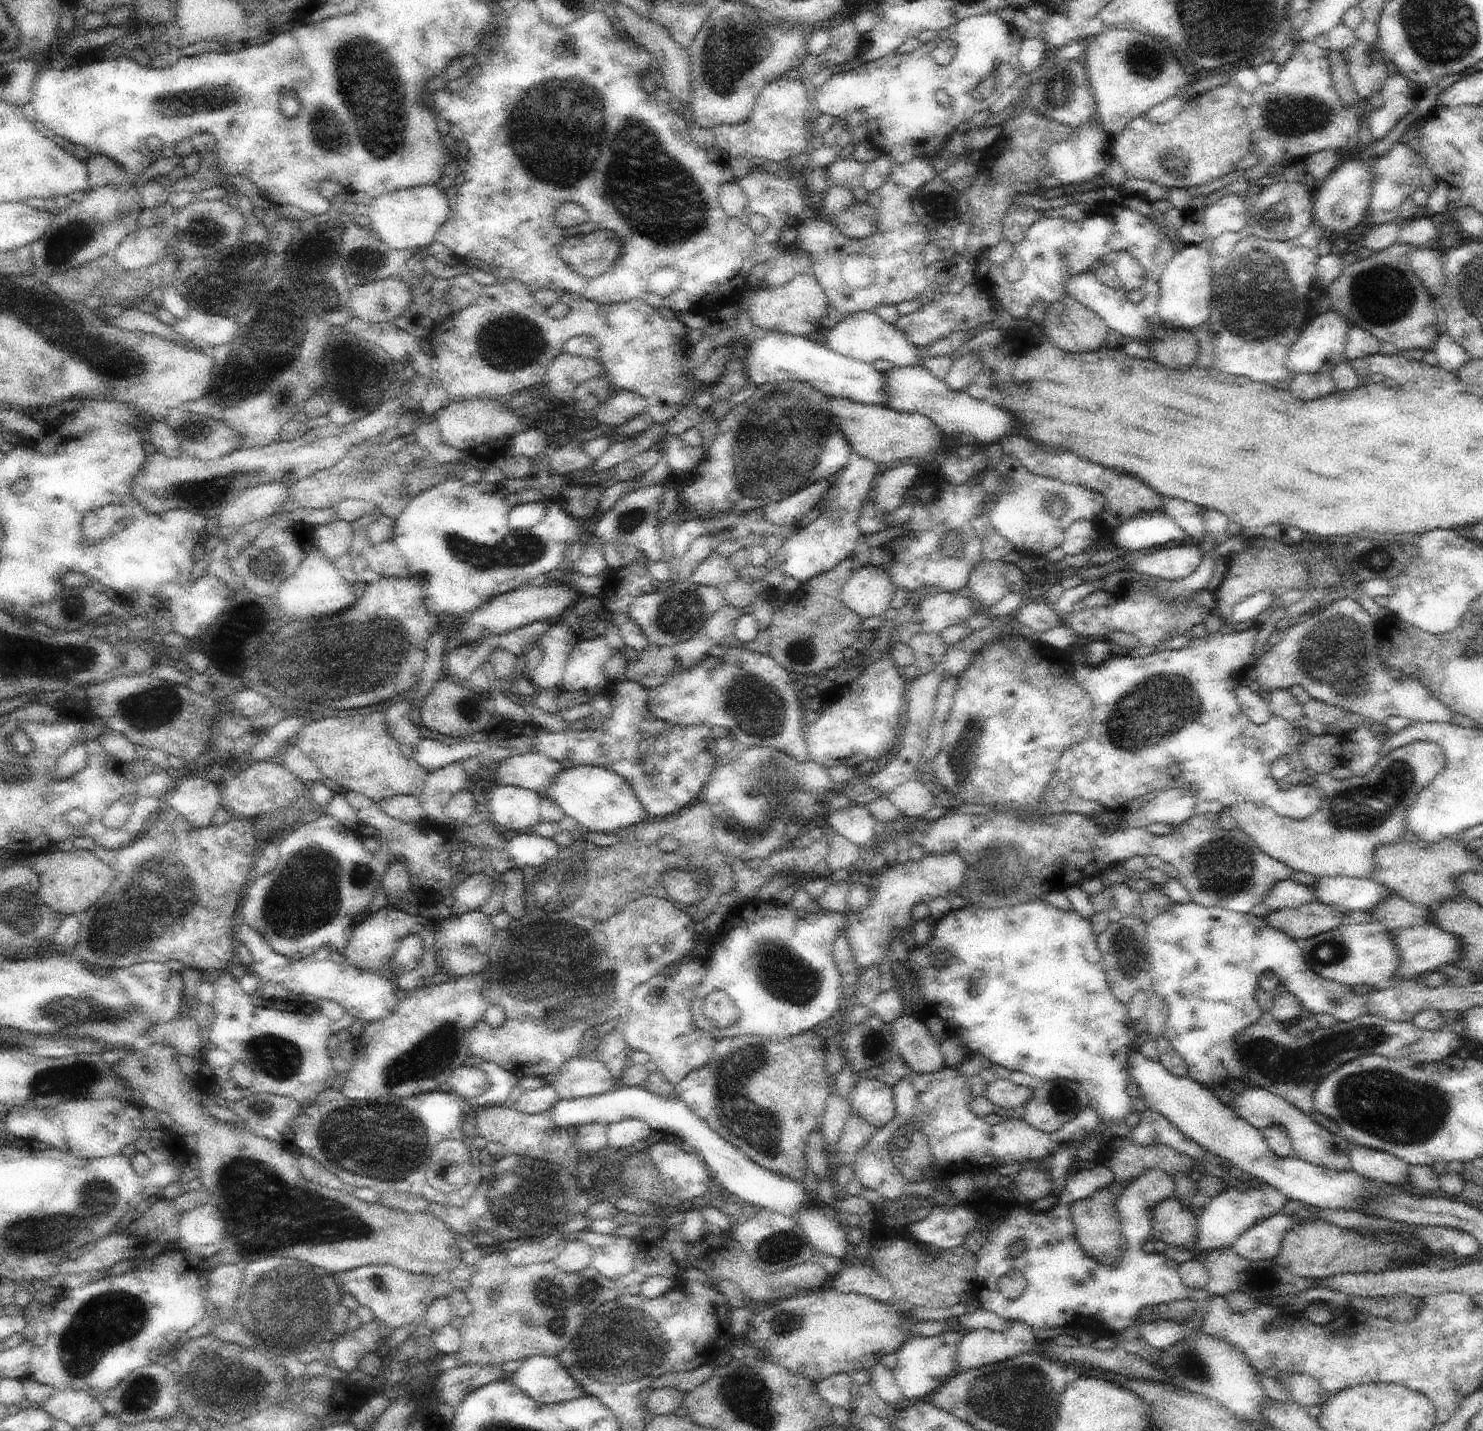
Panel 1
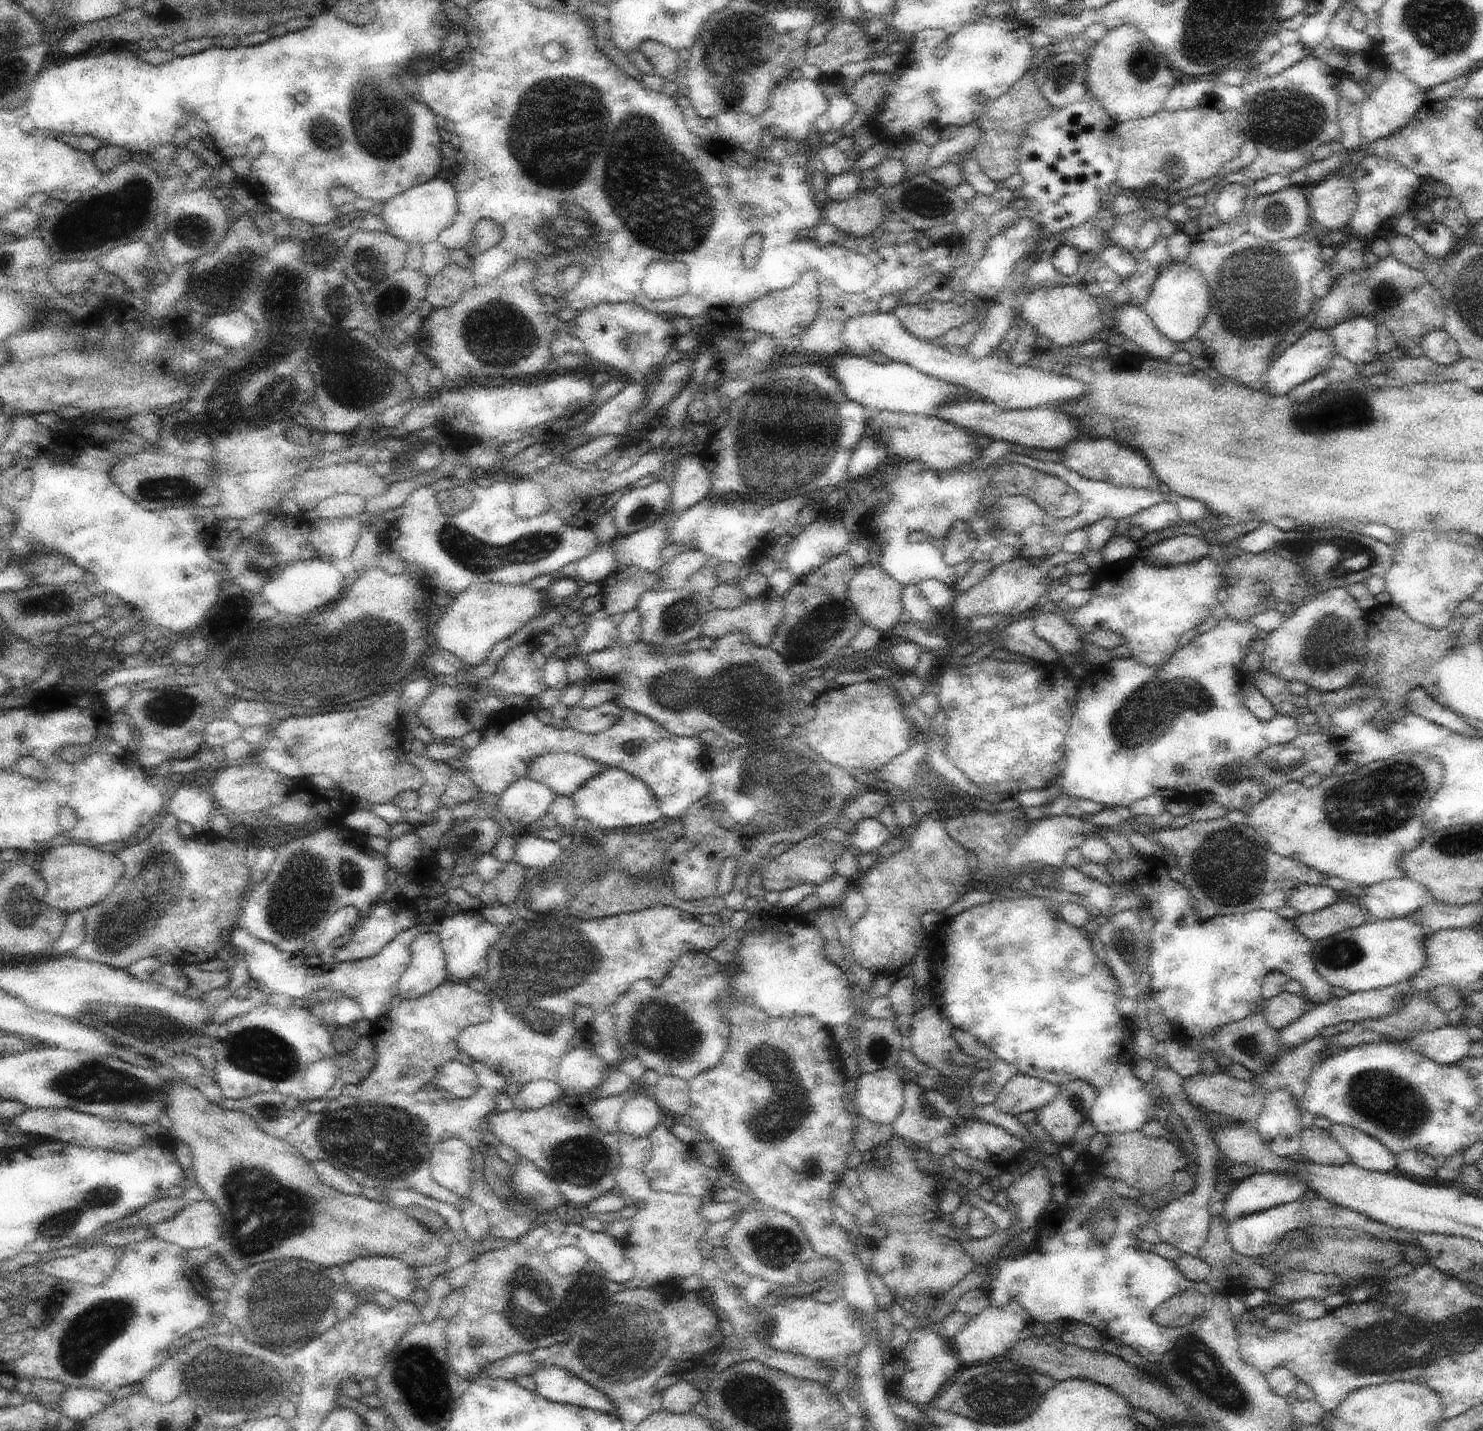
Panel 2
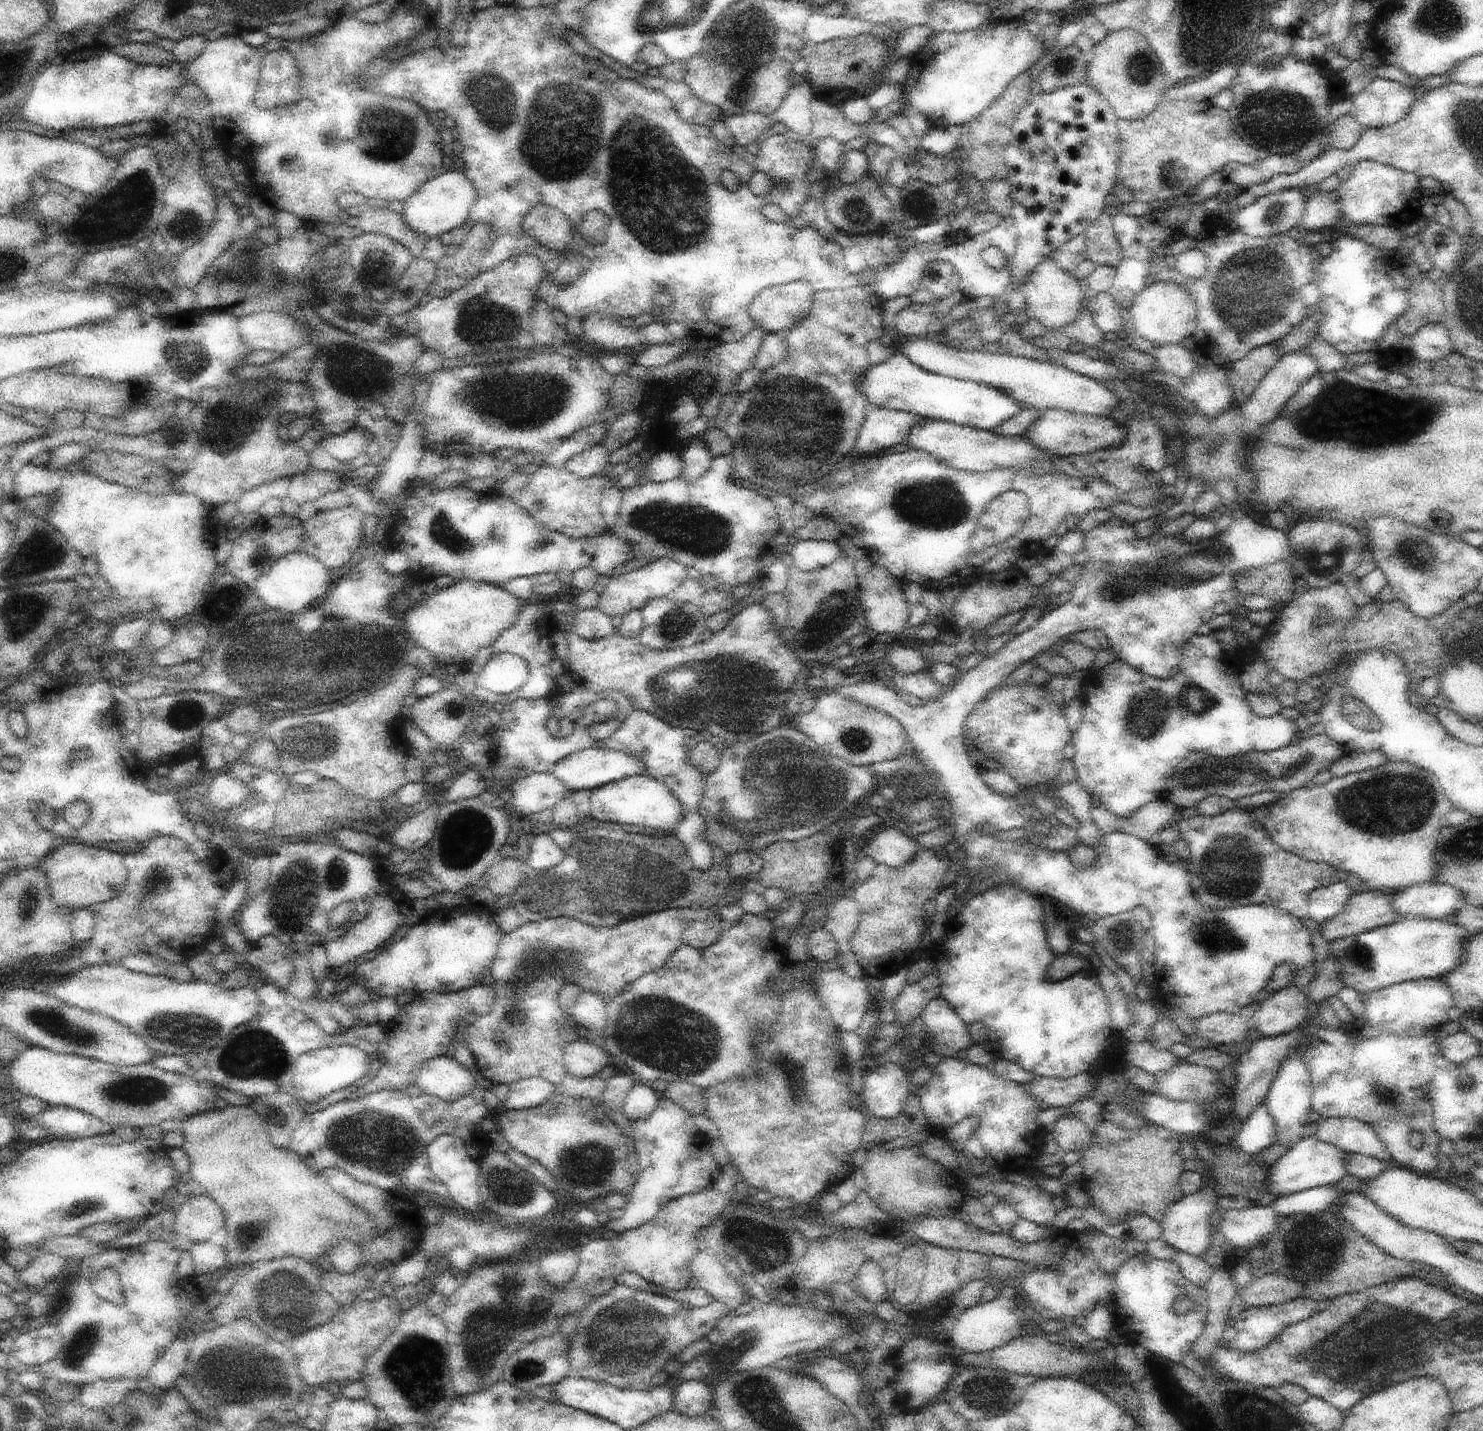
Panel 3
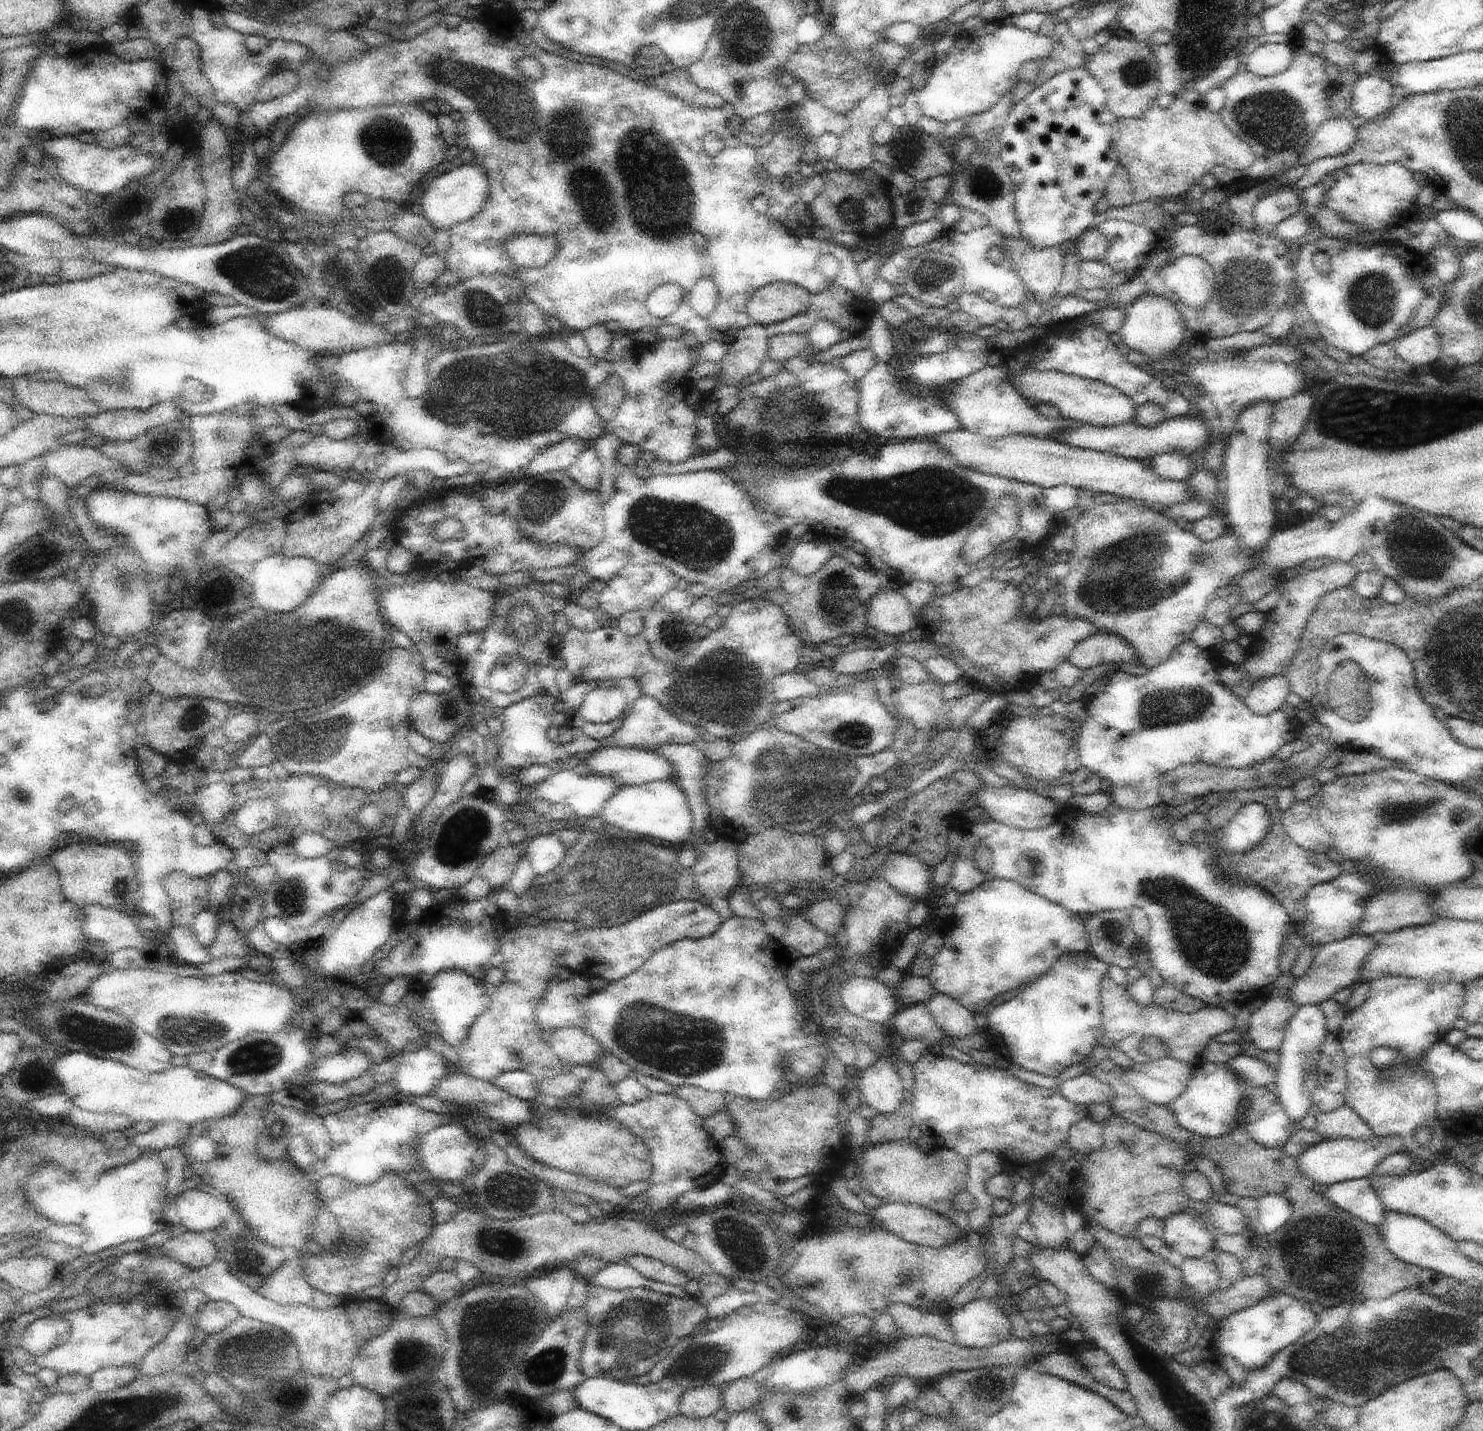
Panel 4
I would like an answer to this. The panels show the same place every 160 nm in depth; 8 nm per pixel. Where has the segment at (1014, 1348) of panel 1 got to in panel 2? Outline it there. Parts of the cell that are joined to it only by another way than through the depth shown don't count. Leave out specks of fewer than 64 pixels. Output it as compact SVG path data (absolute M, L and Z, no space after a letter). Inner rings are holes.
M1014 1297L1009 1300L1009 1303L1004 1308L998 1308L991 1304L986 1310L977 1314L966 1328L953 1336L951 1341L962 1368L965 1368L978 1363L996 1361L1013 1346L1016 1346L1017 1342L1032 1337L1035 1323L1029 1312Z

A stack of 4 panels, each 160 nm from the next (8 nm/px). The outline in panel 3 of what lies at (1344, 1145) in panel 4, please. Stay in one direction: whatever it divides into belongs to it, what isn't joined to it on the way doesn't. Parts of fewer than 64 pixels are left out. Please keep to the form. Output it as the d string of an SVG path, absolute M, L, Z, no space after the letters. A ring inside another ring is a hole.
M1317 1136L1303 1137L1300 1142L1289 1148L1276 1164L1272 1165L1268 1173L1268 1188L1266 1190L1274 1194L1277 1199L1278 1197L1301 1193L1311 1188L1332 1185L1347 1175L1345 1165L1347 1154L1341 1148L1324 1142Z

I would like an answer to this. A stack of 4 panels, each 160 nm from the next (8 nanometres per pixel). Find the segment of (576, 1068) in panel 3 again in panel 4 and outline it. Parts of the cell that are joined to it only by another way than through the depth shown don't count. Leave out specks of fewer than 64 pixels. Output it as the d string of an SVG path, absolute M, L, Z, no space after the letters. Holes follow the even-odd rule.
M559 1027L548 1041L566 1064L595 1066L603 1055L603 1046L587 1030Z

